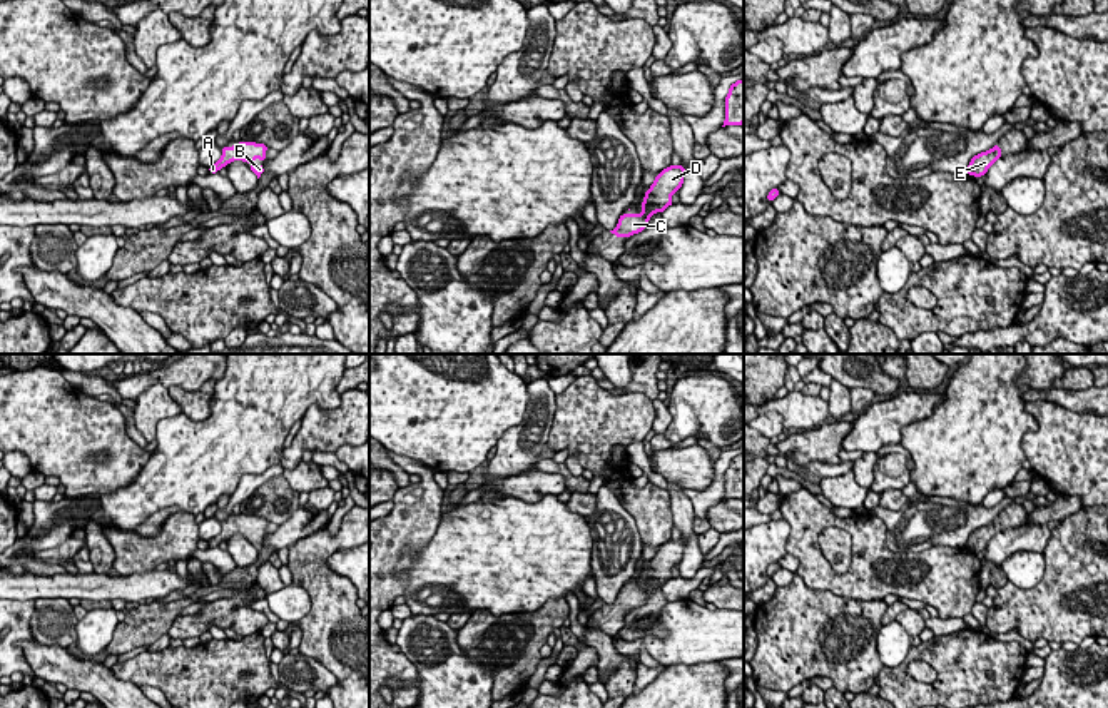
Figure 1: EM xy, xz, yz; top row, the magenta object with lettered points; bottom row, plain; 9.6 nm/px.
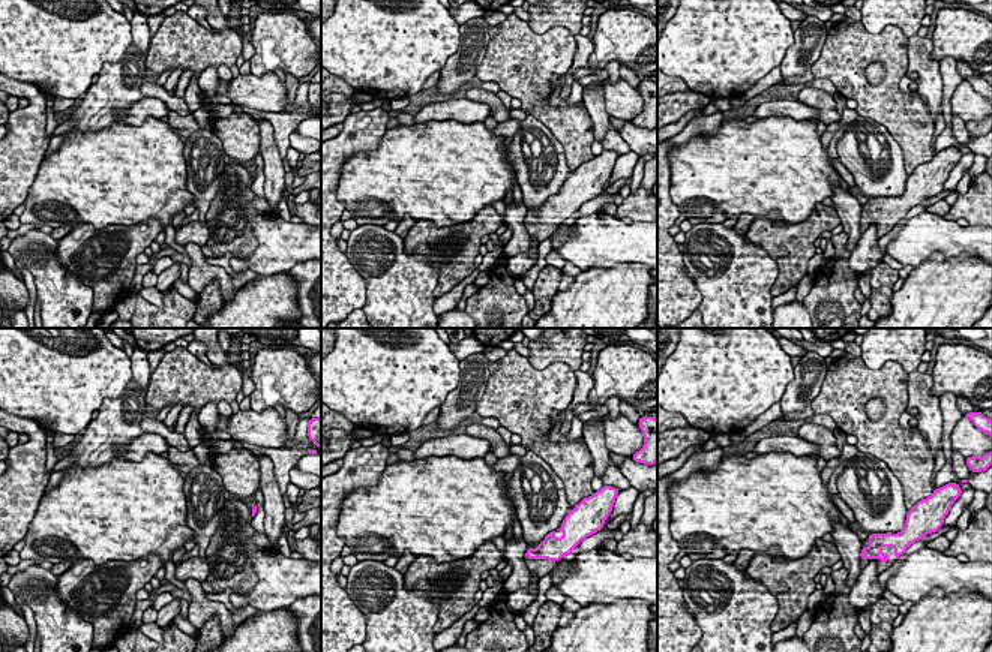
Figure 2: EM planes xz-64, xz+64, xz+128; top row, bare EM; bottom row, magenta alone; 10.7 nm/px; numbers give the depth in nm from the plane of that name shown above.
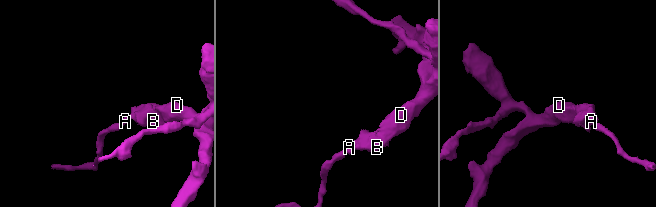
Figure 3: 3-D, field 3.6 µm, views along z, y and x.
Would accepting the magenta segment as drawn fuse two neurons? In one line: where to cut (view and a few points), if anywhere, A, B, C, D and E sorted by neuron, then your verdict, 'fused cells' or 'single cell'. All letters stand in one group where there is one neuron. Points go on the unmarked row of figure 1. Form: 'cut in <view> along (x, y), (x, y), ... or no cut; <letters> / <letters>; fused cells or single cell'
no cut; A B C D E; single cell

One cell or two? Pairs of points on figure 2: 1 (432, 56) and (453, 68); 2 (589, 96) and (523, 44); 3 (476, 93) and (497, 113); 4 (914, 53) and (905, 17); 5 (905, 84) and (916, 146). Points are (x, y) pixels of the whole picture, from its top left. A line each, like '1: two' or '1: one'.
1: two
2: two
3: one
4: two
5: two

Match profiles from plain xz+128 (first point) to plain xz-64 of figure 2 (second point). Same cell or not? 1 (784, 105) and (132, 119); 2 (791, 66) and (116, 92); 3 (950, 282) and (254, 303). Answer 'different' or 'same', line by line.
1: same
2: same
3: same

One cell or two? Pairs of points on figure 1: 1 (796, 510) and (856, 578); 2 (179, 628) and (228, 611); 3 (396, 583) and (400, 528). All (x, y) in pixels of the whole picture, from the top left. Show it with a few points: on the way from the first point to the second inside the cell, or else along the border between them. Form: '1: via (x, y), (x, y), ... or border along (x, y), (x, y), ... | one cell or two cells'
1: via (804, 533), (804, 546), (811, 558), (833, 580) | one cell
2: via (191, 627), (216, 613) | one cell
3: via (388, 570), (388, 541) | one cell

